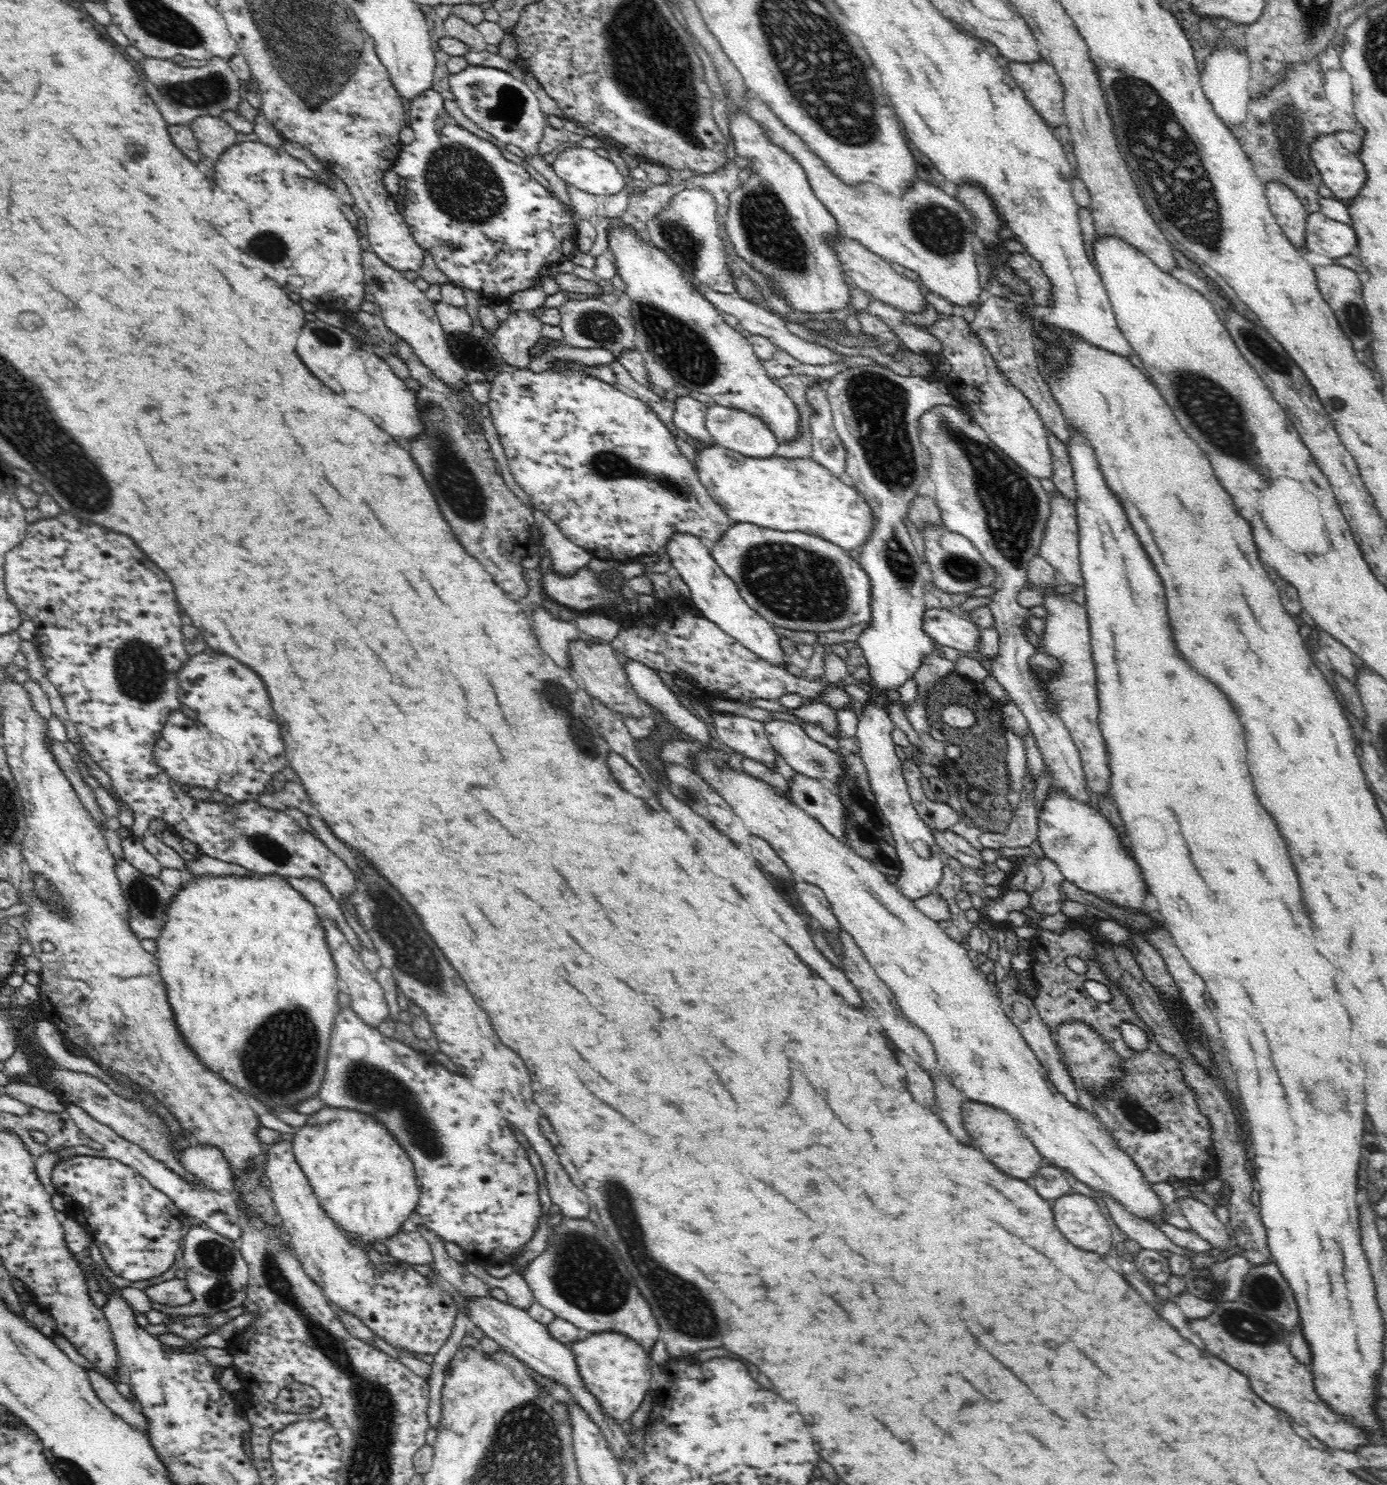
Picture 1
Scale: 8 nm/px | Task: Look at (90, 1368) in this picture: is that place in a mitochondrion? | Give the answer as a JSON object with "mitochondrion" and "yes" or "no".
{"mitochondrion":"no"}

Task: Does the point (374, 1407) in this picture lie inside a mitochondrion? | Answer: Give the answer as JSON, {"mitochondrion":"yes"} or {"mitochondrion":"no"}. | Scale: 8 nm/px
{"mitochondrion":"yes"}

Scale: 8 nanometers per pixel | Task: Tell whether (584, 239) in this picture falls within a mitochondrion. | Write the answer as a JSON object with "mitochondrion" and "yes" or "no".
{"mitochondrion":"no"}

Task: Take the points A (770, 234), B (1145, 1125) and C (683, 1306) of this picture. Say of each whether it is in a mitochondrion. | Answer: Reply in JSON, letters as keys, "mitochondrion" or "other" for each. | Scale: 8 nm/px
{"A":"mitochondrion","B":"mitochondrion","C":"mitochondrion"}

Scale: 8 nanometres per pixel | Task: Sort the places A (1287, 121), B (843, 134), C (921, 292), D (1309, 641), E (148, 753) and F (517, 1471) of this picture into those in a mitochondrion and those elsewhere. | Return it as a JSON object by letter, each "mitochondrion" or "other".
{"A":"mitochondrion","B":"mitochondrion","C":"other","D":"other","E":"other","F":"mitochondrion"}

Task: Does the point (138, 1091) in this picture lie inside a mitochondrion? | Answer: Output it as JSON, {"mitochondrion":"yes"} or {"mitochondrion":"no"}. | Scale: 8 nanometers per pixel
{"mitochondrion":"no"}

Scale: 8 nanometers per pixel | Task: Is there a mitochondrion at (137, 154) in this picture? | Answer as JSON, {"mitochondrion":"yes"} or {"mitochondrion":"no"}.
{"mitochondrion":"no"}

